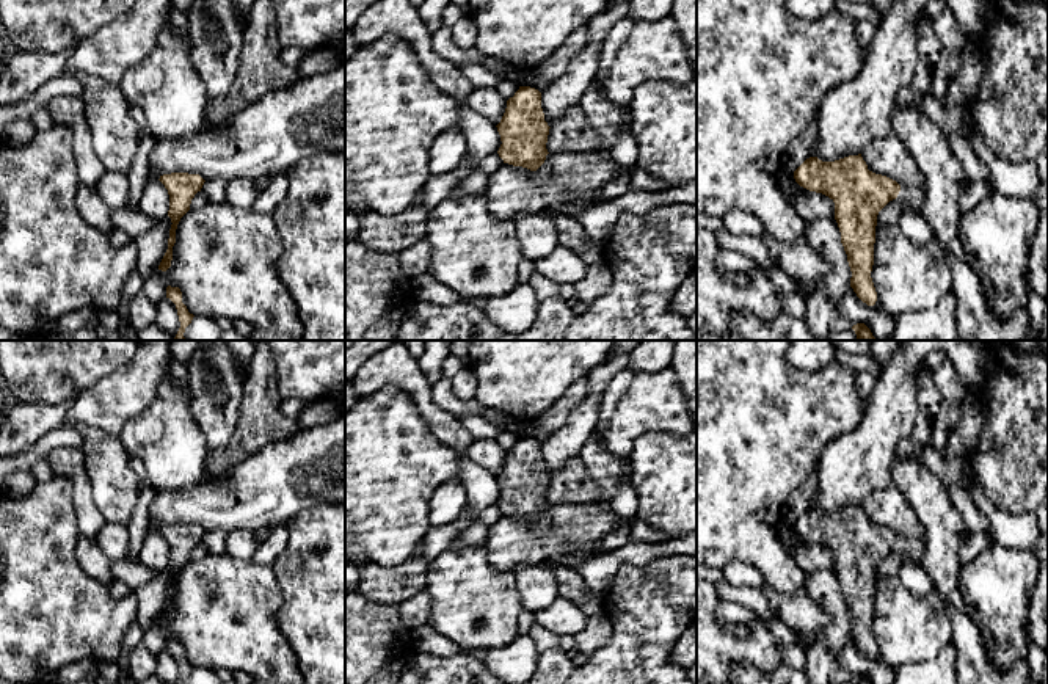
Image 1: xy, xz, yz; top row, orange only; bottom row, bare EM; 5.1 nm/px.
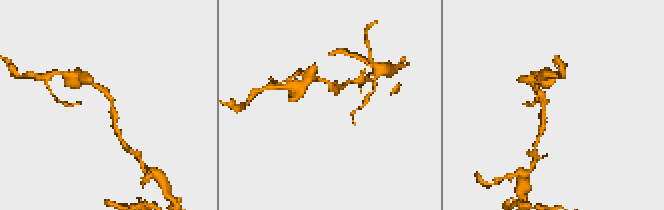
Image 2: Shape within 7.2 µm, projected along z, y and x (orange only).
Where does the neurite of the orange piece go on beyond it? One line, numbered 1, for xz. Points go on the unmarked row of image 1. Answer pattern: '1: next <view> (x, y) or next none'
1: next none

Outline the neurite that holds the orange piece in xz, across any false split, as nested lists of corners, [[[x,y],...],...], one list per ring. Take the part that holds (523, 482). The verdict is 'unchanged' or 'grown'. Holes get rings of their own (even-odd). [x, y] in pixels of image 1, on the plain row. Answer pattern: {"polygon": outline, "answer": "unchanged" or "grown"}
{"polygon": [[[519,438],[507,452],[505,464],[496,478],[502,493],[497,505],[504,515],[530,522],[537,522],[544,515],[551,478],[544,472],[538,441]]], "answer": "unchanged"}

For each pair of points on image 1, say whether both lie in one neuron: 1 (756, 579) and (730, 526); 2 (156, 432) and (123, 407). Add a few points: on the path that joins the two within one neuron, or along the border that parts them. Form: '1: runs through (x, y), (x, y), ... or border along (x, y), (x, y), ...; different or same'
1: border along (719, 570), (730, 562), (745, 562), (767, 584); different
2: border along (157, 385), (154, 399), (127, 421), (120, 435); different

